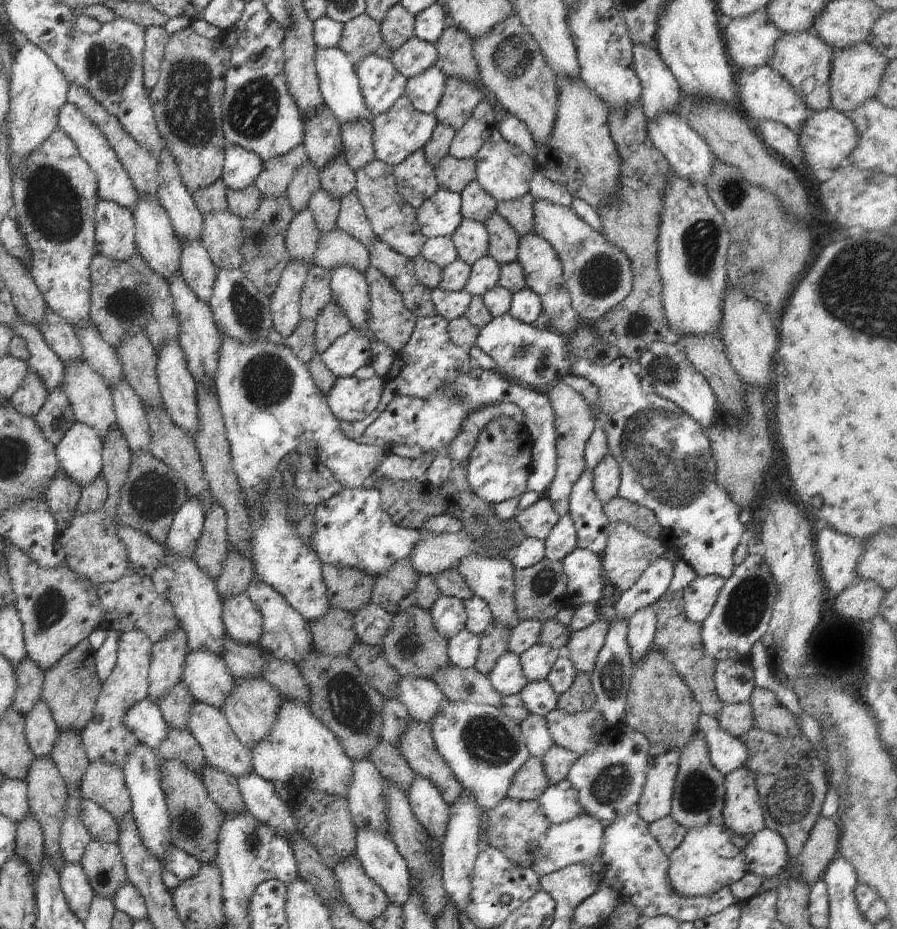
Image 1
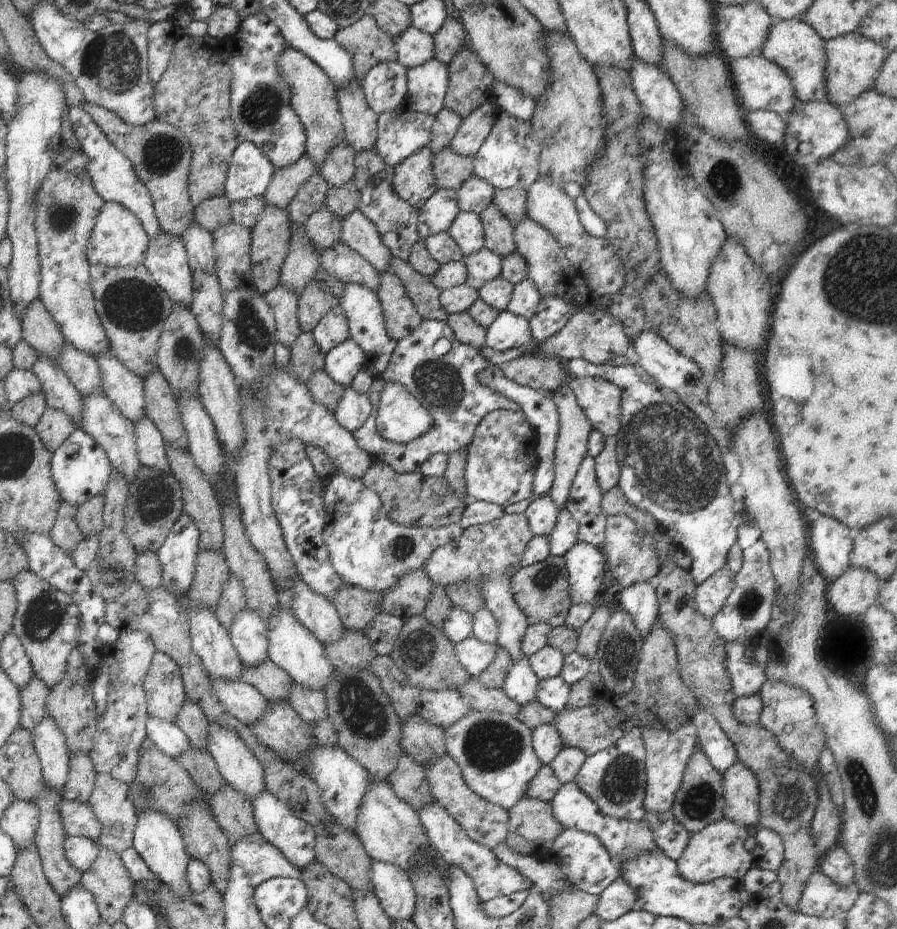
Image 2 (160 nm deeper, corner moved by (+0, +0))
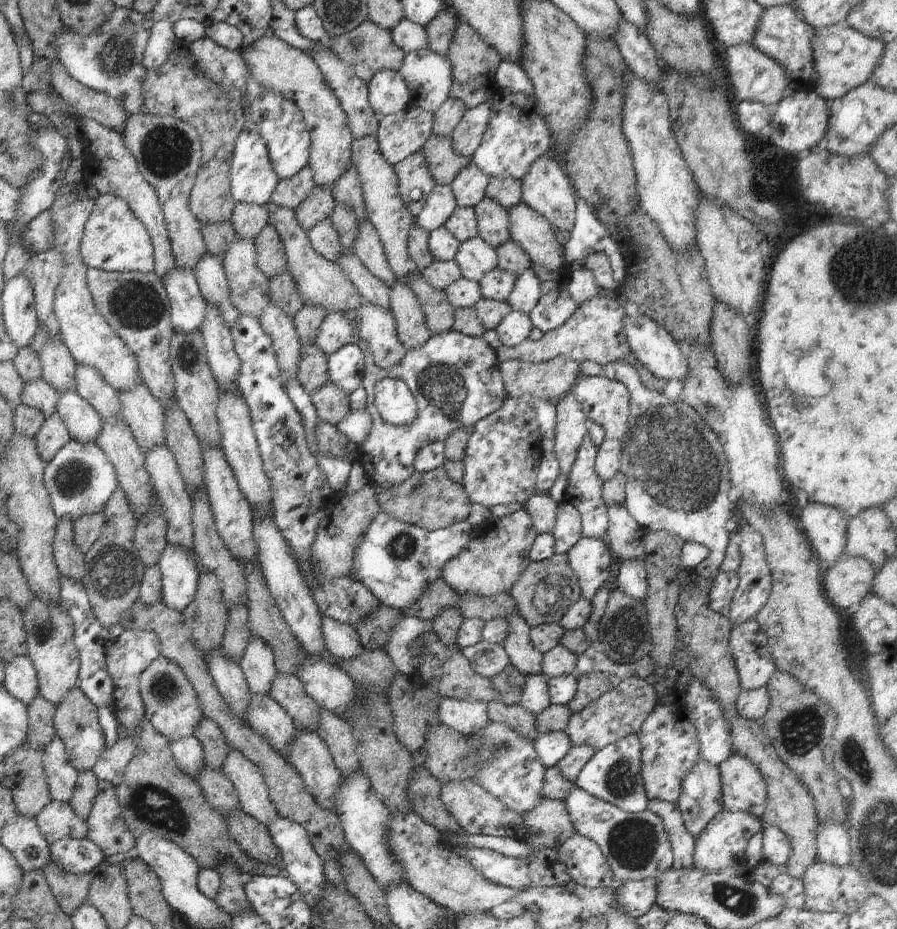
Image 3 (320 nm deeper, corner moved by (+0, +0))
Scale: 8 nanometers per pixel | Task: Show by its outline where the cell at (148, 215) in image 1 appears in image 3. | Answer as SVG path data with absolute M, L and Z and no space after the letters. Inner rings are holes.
M174 267L163 282L170 303L170 318L176 333L201 334L207 304L201 295L194 270Z

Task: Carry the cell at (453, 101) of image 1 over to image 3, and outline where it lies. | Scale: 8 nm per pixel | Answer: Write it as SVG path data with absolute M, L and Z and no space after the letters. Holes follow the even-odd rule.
M458 21L446 57L450 61L453 72L449 96L463 100L468 109L488 102L489 98L494 96L494 92L499 89L495 81L495 74L501 61L498 51L488 46L488 43L481 39L476 29L470 24Z

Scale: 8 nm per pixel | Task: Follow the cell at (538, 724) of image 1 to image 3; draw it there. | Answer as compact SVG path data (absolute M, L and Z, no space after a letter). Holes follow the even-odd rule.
M564 731L539 733L533 742L538 760L544 765L545 769L557 766L564 755L568 754L571 746L568 735Z

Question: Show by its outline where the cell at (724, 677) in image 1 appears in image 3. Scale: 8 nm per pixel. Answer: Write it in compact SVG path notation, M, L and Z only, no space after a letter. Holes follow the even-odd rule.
M755 617L736 623L731 628L731 653L742 689L766 687L777 670L767 640L767 634Z

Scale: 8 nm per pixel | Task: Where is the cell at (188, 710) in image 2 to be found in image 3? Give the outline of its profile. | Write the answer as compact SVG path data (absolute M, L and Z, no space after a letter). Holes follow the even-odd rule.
M204 717L197 726L194 736L204 749L205 766L222 770L231 746L227 743L220 727L213 720Z

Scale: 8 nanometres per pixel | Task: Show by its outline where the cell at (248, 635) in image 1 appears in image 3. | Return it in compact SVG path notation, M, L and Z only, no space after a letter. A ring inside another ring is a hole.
M250 637L239 662L252 695L268 695L277 670L273 650L262 640Z

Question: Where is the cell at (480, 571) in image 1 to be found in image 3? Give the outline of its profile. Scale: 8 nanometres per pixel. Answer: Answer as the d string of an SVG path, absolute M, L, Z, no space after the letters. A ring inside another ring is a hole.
M518 612L506 618L509 622L509 633L502 646L508 653L510 662L523 675L542 675L541 669L543 654L532 646L529 639L531 626Z

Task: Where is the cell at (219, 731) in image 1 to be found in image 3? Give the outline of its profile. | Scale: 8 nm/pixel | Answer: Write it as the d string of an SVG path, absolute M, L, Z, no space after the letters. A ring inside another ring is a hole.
M230 749L222 771L236 787L240 810L267 827L279 816L269 797L269 790L260 769L240 751Z

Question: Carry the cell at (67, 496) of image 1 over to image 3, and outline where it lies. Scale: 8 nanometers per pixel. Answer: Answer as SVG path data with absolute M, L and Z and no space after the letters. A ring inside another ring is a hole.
M60 519L53 540L53 557L62 577L81 583L86 574L86 565L84 554L75 545L74 537L73 522Z

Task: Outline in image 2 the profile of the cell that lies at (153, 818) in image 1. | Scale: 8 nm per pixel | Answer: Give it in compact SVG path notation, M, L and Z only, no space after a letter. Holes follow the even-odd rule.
M144 811L137 815L137 819L133 834L134 850L138 852L156 878L166 884L175 897L185 899L191 892L185 877L191 856L185 849L185 842L176 822L156 811Z

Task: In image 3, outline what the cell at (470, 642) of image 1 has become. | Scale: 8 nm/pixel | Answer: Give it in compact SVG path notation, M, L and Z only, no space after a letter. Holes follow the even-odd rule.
M480 641L471 647L461 649L470 661L471 667L482 676L491 679L511 664L508 653L502 645Z

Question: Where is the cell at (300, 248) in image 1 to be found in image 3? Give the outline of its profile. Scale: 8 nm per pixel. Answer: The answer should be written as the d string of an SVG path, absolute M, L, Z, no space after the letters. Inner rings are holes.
M288 270L269 279L271 302L292 317L303 307L295 287L294 279Z

